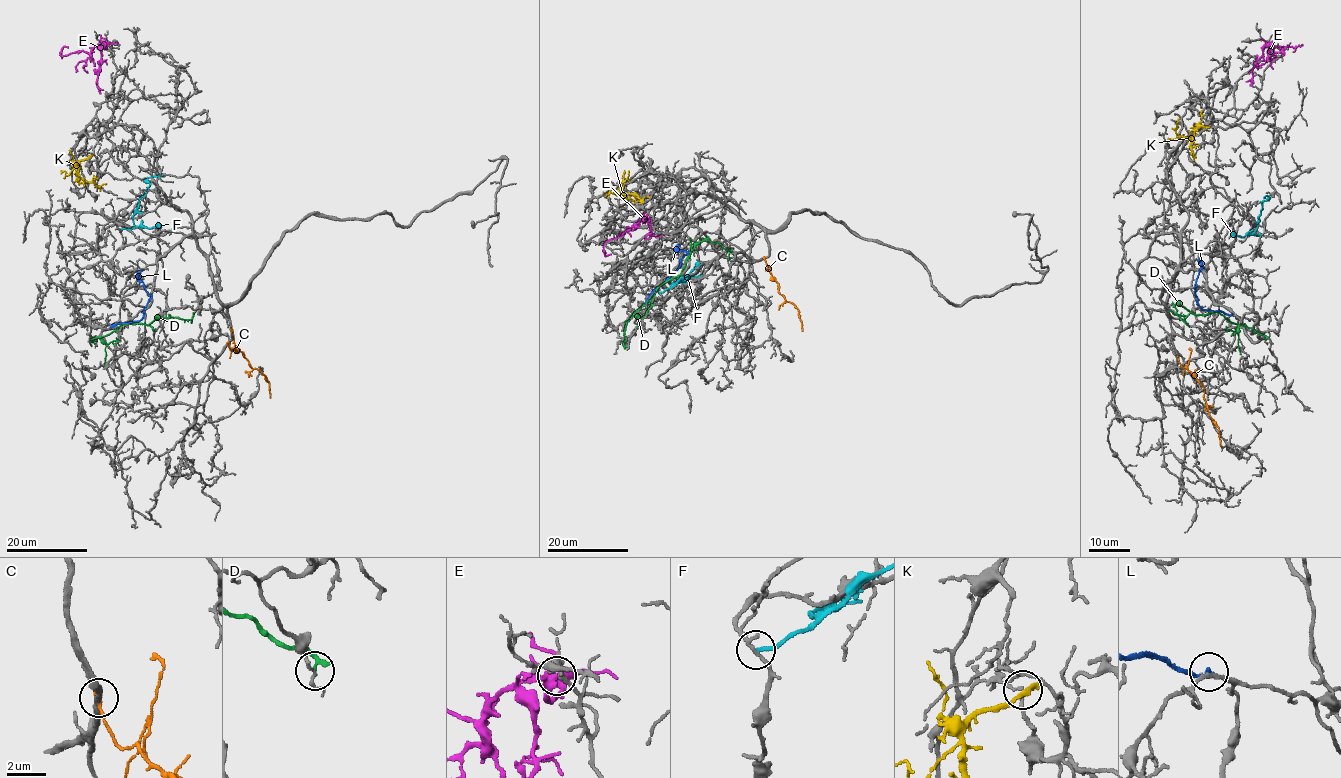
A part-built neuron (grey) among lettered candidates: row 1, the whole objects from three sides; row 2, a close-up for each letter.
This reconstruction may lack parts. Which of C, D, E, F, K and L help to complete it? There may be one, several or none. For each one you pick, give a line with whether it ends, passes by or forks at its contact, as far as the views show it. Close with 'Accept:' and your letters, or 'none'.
Accept: none

